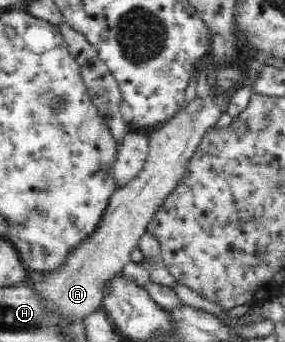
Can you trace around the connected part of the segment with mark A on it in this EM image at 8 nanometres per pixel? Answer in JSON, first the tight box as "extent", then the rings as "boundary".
{"extent":[34,79,228,319],"boundary":[[[217,79],[216,85],[209,87],[206,94],[197,93],[196,98],[192,99],[192,102],[189,103],[186,109],[178,112],[171,121],[168,121],[161,129],[158,129],[149,137],[148,155],[144,167],[132,181],[119,186],[113,193],[110,205],[108,205],[108,209],[106,209],[106,213],[104,213],[100,227],[95,235],[89,237],[89,240],[86,240],[85,244],[82,244],[77,249],[77,252],[74,252],[69,257],[69,262],[61,270],[58,270],[51,276],[43,277],[41,282],[34,285],[38,293],[41,293],[49,301],[53,301],[68,317],[72,319],[74,317],[85,317],[99,309],[102,304],[100,287],[110,277],[120,273],[122,267],[131,260],[131,253],[134,251],[136,244],[139,243],[139,239],[144,235],[144,231],[148,228],[150,219],[166,202],[166,199],[172,195],[171,193],[177,188],[177,185],[185,178],[189,168],[188,164],[198,146],[202,143],[206,133],[209,133],[210,129],[216,127],[220,115],[224,113],[220,102],[228,100],[225,98],[224,91],[225,89],[220,86],[220,81]]]}

